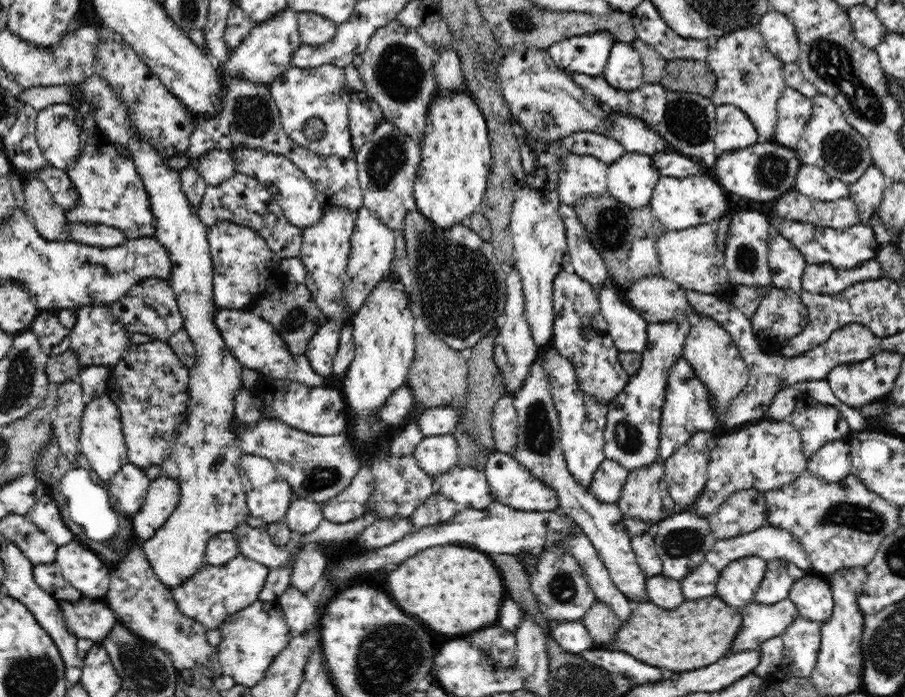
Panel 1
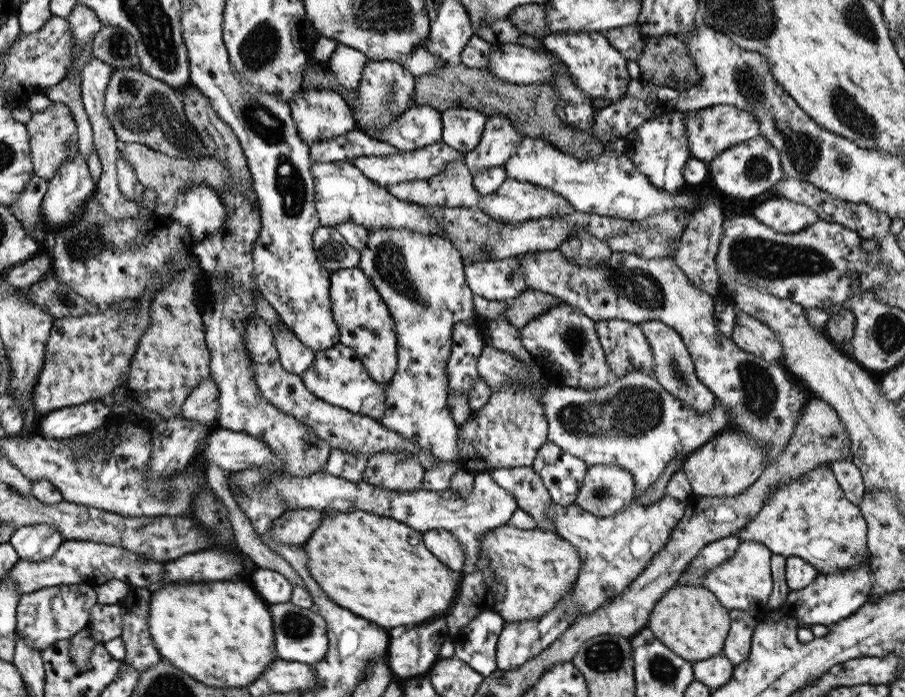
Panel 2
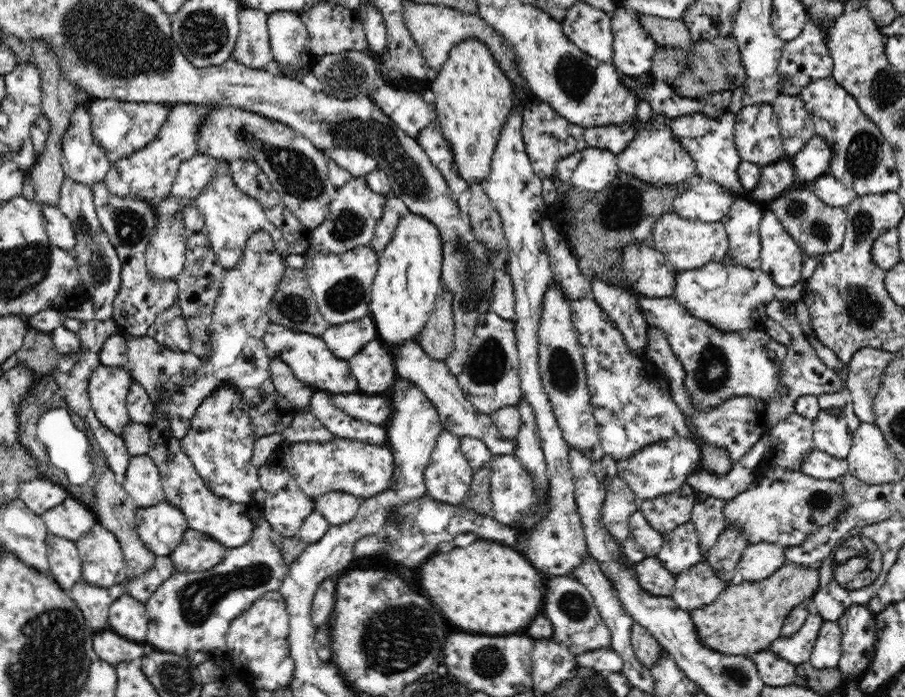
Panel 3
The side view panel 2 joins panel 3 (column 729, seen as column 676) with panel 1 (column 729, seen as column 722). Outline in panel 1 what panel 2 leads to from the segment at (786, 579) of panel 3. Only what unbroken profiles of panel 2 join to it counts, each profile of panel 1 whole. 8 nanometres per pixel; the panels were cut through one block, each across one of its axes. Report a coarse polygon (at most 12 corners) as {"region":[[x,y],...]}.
{"region":[[716,595],[632,606],[596,648],[664,672],[722,658],[742,626]]}

